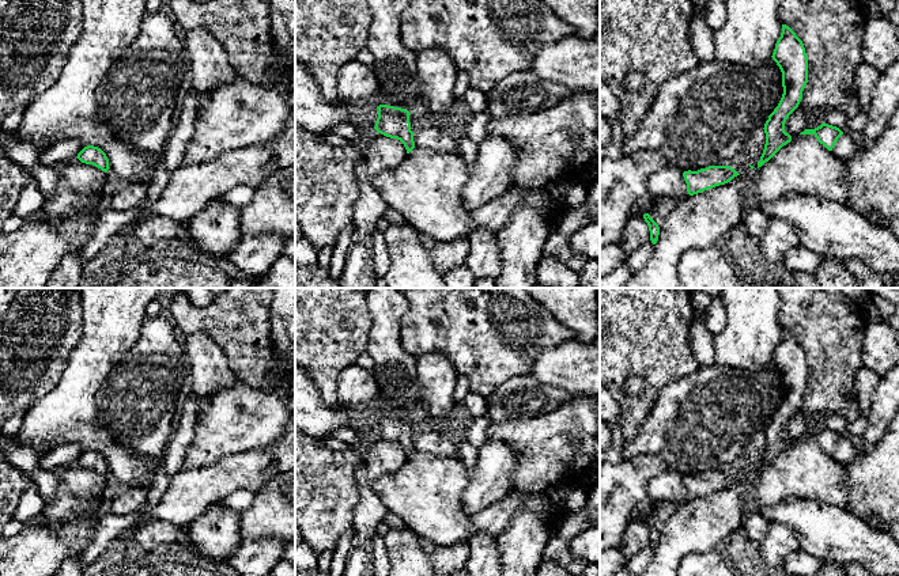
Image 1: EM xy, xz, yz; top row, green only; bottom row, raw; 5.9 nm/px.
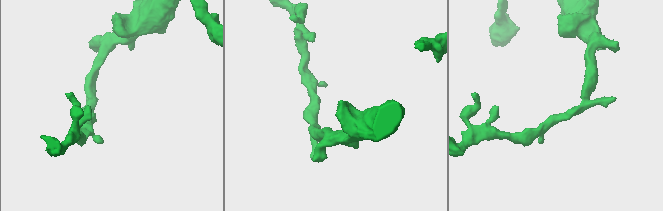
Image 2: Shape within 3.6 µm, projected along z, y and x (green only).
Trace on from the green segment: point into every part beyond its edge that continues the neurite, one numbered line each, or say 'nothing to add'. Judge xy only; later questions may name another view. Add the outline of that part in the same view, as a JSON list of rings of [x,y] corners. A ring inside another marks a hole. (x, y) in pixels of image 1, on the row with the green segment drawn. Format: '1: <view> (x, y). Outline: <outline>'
nothing to add

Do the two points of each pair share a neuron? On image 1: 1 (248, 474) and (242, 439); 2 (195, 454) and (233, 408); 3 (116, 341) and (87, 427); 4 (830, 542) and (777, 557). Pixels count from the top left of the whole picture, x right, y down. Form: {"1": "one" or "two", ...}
{"1": "two", "2": "one", "3": "one", "4": "two"}

